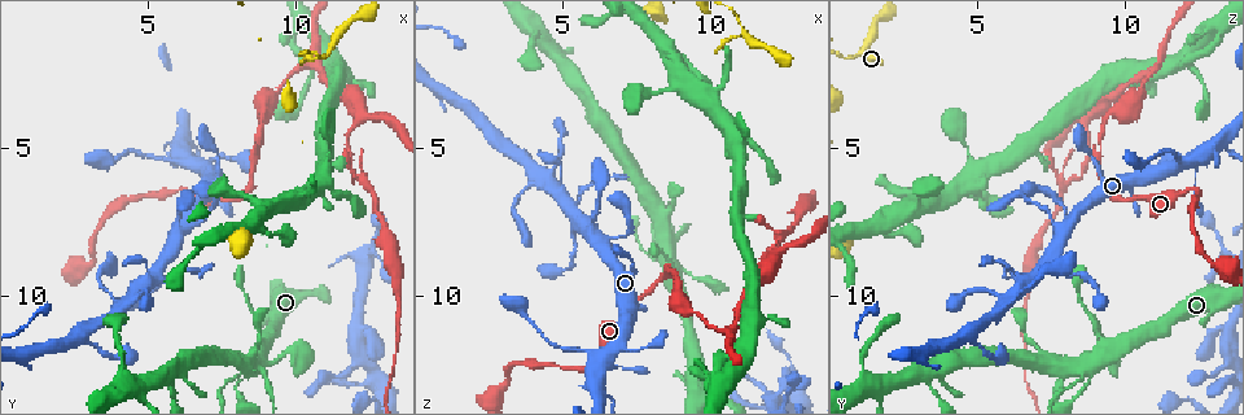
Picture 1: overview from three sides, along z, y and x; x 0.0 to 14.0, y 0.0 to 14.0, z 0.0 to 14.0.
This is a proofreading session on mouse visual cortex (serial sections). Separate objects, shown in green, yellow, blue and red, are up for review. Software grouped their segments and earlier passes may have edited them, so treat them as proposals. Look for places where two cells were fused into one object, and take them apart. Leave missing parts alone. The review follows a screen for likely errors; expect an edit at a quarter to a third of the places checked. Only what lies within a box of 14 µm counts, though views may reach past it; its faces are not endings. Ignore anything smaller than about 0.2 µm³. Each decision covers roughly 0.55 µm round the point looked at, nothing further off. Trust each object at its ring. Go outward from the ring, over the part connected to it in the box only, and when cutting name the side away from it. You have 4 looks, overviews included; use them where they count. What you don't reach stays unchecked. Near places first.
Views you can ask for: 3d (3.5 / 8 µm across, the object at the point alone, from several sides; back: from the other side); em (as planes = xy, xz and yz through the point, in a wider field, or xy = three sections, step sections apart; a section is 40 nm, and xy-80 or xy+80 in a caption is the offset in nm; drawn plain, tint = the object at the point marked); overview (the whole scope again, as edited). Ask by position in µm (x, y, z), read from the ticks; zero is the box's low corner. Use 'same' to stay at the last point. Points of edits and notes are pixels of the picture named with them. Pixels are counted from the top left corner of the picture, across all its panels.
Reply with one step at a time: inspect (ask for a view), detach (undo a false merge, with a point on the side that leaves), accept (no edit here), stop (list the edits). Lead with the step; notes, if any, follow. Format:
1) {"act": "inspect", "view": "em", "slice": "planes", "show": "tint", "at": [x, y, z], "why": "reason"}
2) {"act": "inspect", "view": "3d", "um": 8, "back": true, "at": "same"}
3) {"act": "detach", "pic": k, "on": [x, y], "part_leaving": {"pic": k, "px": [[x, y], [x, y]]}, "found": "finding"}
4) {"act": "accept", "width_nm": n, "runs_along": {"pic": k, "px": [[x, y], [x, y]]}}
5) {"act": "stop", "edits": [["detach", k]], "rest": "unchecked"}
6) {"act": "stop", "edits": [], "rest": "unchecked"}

{"act": "inspect", "view": "3d", "um": 3.5, "at": [8.4, 12.6, 8.8], "why": "looks like a crossing"}

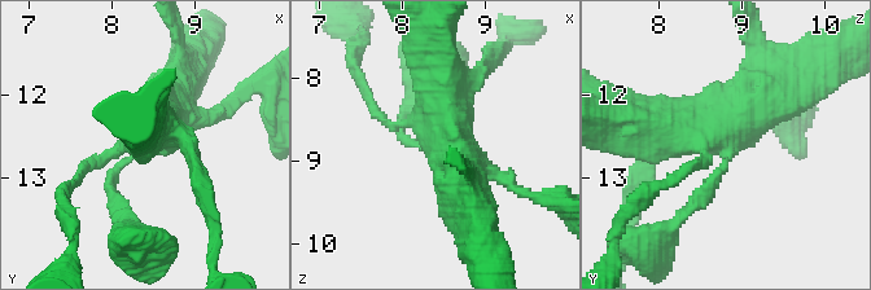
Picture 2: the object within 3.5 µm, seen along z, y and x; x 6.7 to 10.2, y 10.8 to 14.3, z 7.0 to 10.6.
{"act": "inspect", "view": "em", "slice": "xy", "step": 1, "show": "tint", "at": [8.40, 12.60, 8.80]}

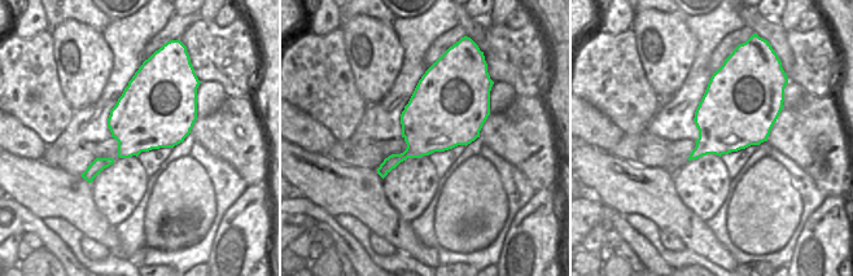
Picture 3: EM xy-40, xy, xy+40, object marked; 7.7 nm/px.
{"act": "accept", "found": "one cell here"}

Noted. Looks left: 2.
{"act": "inspect", "view": "3d", "um": 8, "at": [11.2, 1.3, 1.3], "why": "abrupt turn"}

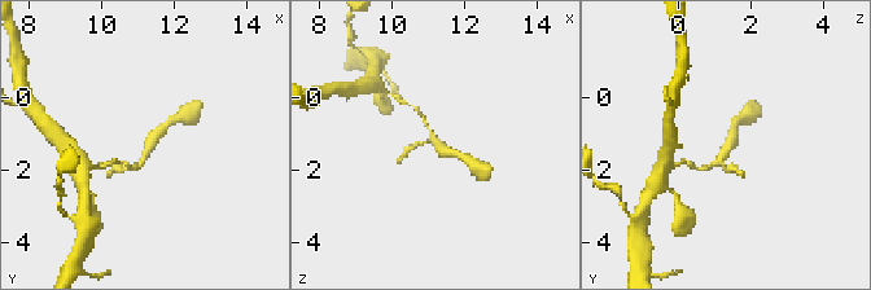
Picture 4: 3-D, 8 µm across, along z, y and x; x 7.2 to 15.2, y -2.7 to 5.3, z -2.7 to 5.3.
{"act": "inspect", "view": "em", "slice": "planes", "show": "tint", "at": [11.4, 1.4, 1.3]}

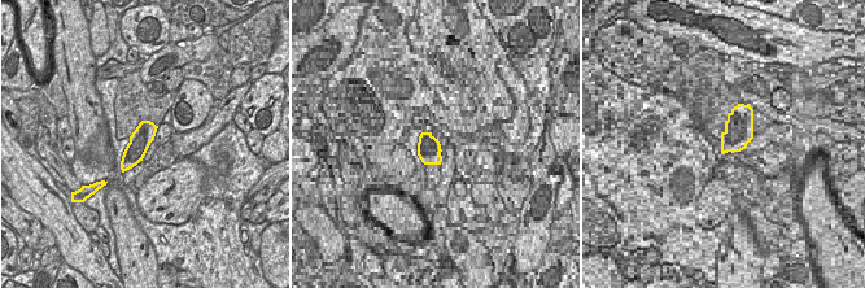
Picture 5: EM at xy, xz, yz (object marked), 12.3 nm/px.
{"act": "accept", "runs_along": {"pic": 4, "px": [[126, 170], [173, 121]]}, "found": "all the same cell"}

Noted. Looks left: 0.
{"act": "stop", "edits": [], "rest": "unchecked"}

